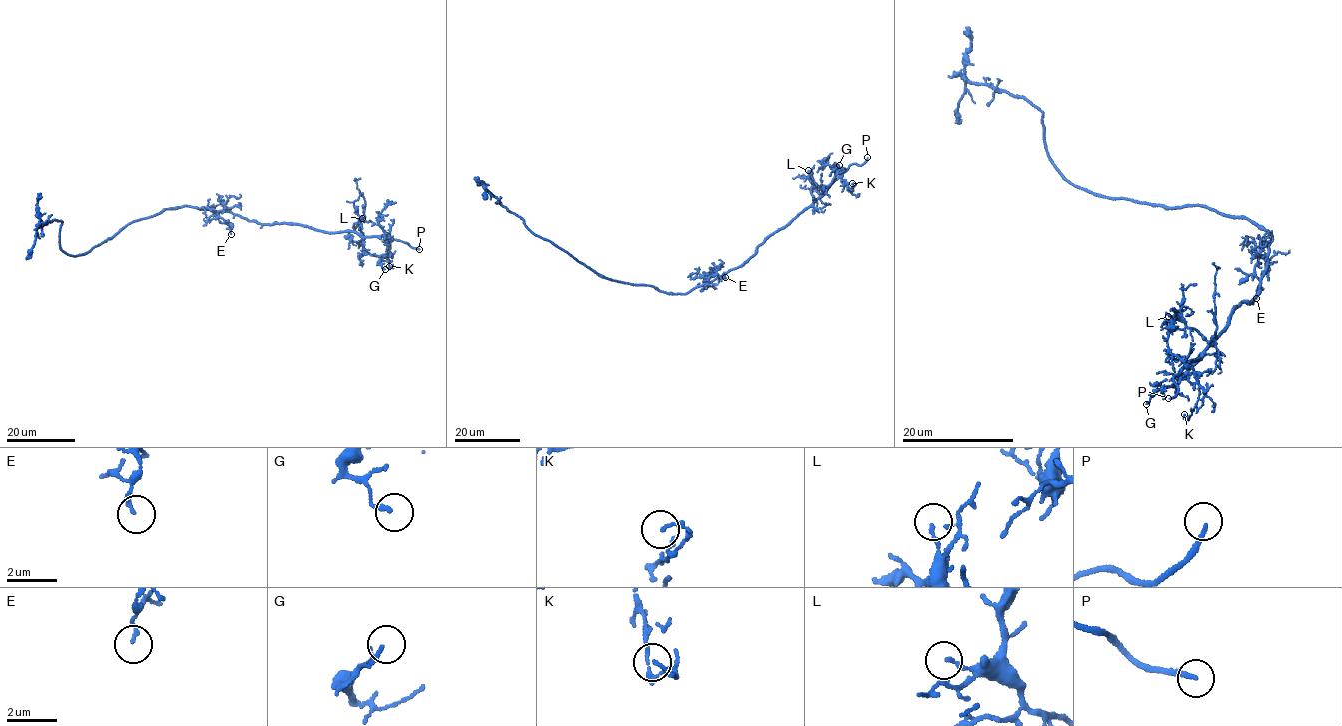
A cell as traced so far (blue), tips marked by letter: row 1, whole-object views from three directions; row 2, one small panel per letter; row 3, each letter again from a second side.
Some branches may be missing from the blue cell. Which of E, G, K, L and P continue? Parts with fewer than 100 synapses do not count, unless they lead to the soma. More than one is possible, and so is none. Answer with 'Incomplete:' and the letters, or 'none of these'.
Incomplete: P

